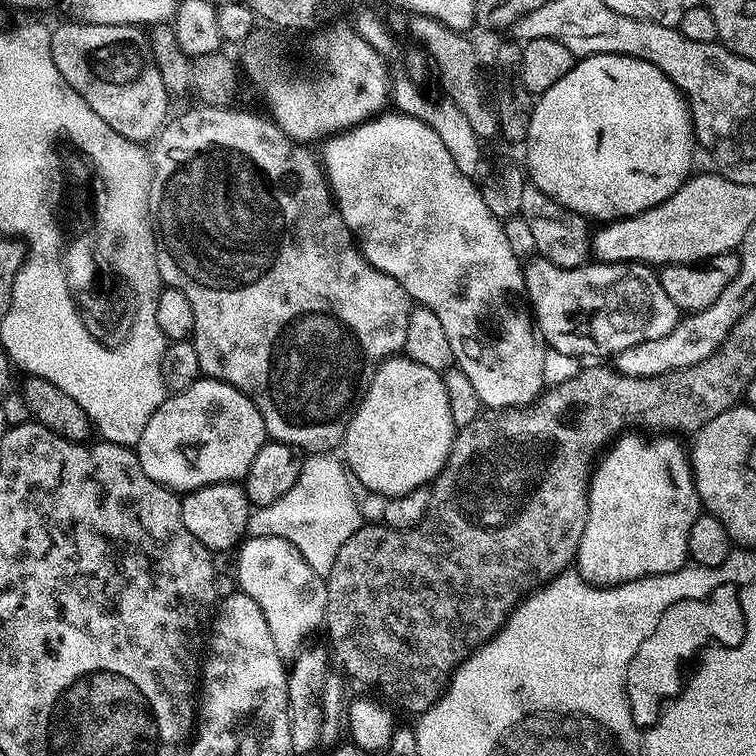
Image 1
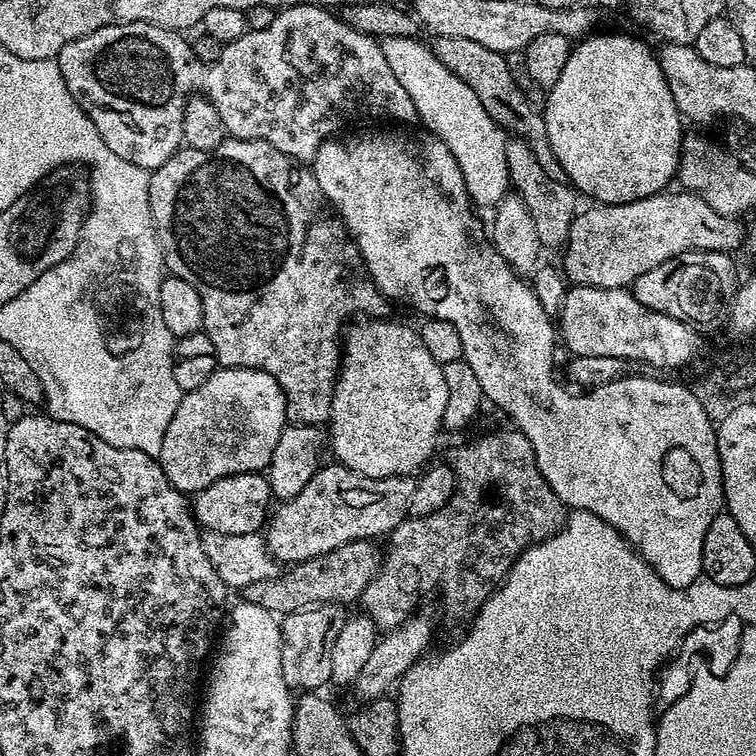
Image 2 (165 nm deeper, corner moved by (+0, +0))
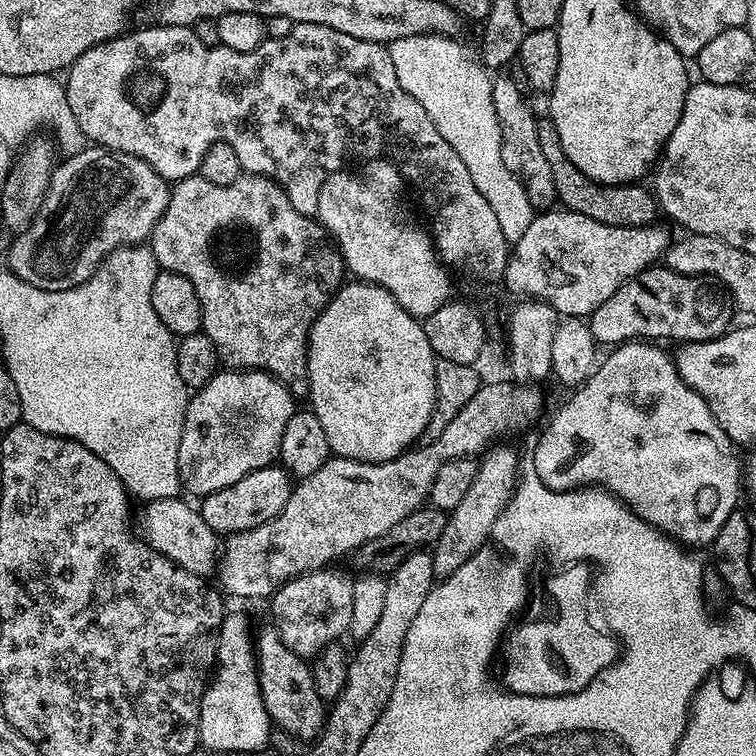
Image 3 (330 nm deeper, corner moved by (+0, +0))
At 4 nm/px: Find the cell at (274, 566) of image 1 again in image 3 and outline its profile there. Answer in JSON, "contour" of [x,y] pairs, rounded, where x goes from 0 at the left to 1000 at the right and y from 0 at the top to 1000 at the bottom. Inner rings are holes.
{"contour":[[[226,656],[213,661],[198,661],[189,668],[190,679],[185,683],[185,698],[189,713],[196,724],[205,730],[213,730],[221,741],[229,741],[235,750],[249,757],[261,757],[263,762],[274,763],[275,755],[288,746],[288,731],[294,725],[292,710],[267,685],[263,671],[251,668],[243,659]]]}

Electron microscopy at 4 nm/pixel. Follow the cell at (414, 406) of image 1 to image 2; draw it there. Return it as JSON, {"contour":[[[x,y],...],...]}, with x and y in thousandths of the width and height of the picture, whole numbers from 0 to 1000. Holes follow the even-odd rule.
{"contour":[[[487,421],[480,426],[467,427],[452,450],[452,480],[439,533],[437,593],[444,597],[443,607],[448,612],[480,630],[496,635],[540,630],[567,612],[566,602],[577,587],[577,575],[585,571],[590,500],[585,500],[585,484],[569,474],[546,435],[544,439],[537,430],[522,429],[519,421]]]}

